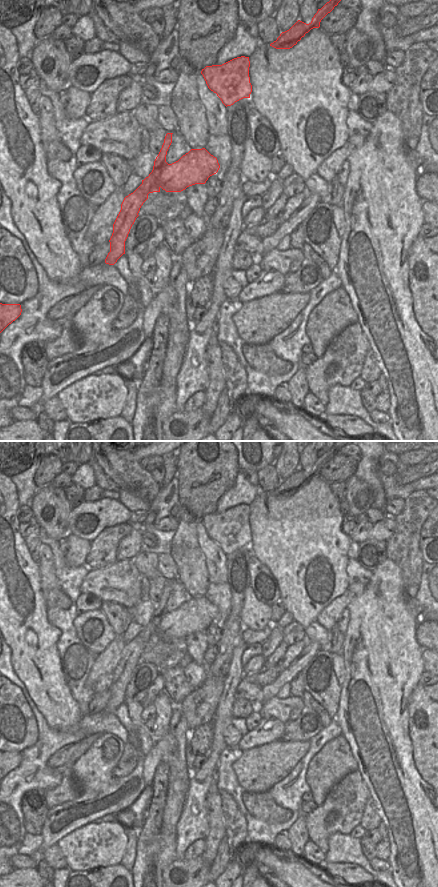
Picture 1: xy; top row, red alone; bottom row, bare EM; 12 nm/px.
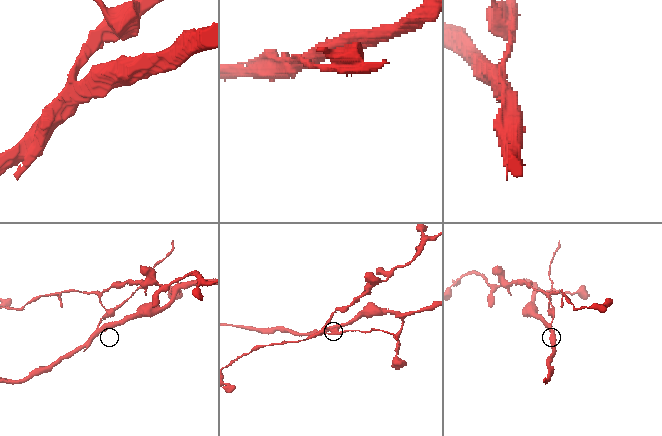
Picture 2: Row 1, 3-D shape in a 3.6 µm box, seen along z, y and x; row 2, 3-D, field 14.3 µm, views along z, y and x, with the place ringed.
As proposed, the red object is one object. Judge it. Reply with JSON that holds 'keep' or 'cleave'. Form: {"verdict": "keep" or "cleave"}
{"verdict": "cleave"}

